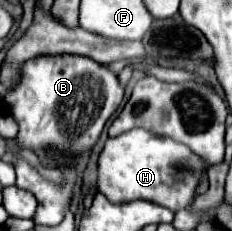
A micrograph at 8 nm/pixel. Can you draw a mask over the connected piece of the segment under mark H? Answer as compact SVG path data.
M132 129L116 139L108 139L98 159L98 191L112 203L148 199L172 211L184 209L194 199L196 187L206 173L204 161L168 137L156 137L144 129Z

